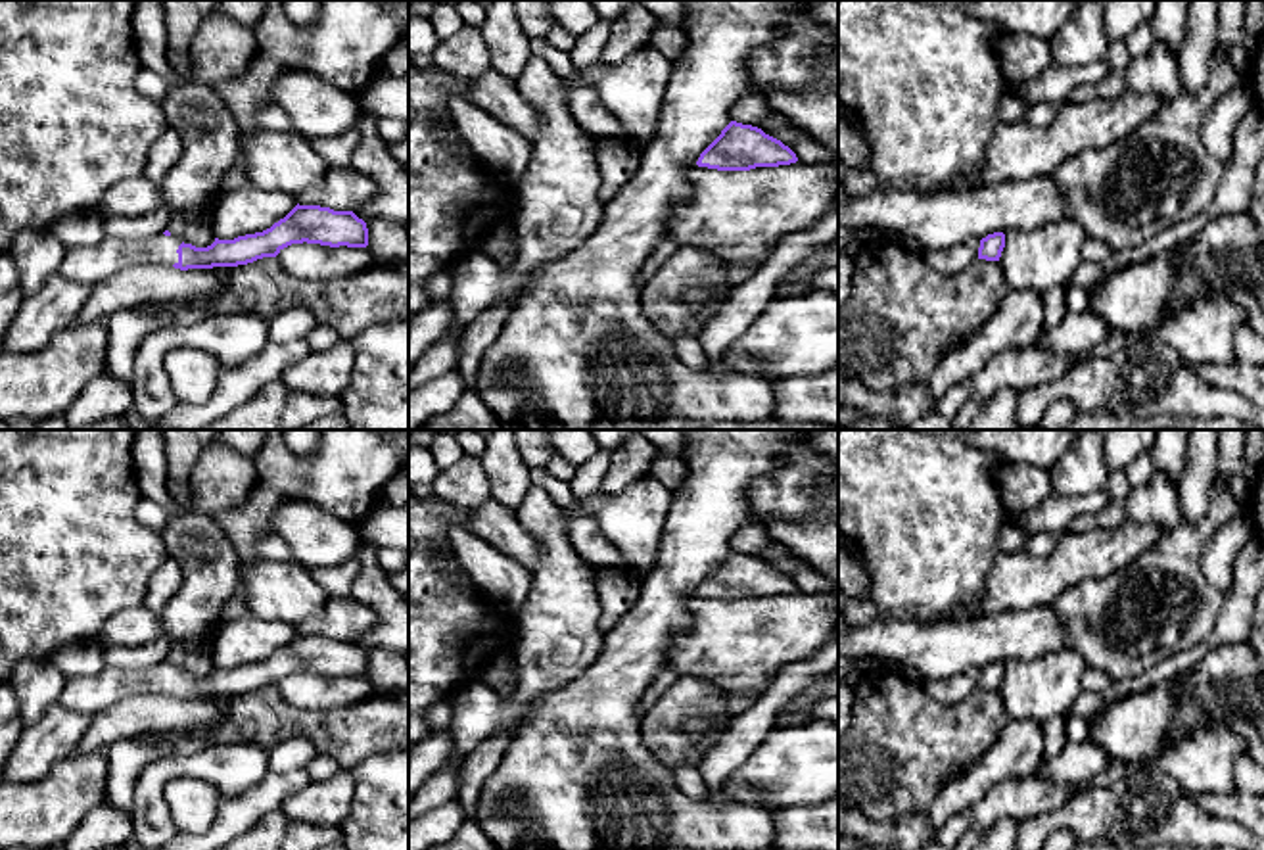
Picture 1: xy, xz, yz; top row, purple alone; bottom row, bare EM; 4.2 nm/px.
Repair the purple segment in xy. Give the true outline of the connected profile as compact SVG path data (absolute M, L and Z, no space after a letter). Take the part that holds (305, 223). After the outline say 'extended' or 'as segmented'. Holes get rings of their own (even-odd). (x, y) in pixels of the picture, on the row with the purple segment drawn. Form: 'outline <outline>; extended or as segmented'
outline M295 205L270 228L234 240L219 240L207 248L184 244L169 230L142 242L104 236L96 246L67 249L59 274L79 284L100 284L134 265L161 265L180 271L238 267L263 257L276 257L292 244L330 248L366 248L368 228L353 211L320 205Z; extended

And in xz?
outline M731 121L700 153L696 165L717 171L750 171L796 163L796 153L761 129Z; as segmented

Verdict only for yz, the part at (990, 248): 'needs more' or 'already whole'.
already whole

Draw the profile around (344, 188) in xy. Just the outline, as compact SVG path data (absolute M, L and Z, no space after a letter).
M328 167L320 184L295 196L299 205L320 205L334 211L357 211L378 192L378 184L363 171L345 167Z

